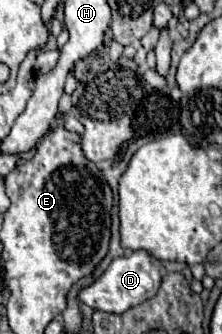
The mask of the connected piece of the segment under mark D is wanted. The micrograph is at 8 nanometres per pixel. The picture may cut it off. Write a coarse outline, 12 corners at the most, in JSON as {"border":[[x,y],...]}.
{"border":[[139,250],[115,258],[79,298],[123,314],[161,286],[155,258]]}

